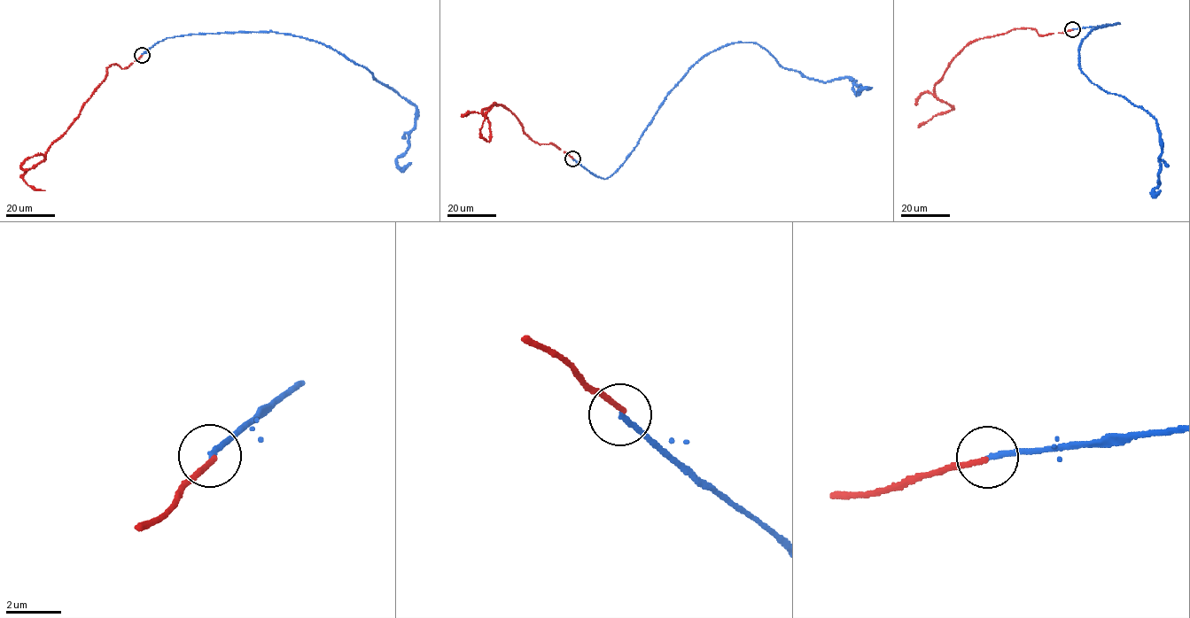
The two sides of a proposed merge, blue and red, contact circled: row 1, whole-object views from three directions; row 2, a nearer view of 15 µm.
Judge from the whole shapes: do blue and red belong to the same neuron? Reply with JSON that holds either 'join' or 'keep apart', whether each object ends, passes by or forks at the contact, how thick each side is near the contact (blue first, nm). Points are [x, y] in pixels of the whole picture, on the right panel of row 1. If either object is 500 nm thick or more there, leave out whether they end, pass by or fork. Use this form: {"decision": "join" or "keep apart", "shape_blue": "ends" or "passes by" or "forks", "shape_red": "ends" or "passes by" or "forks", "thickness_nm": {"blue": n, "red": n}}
{"decision": "keep apart", "shape_blue": "ends", "shape_red": "ends", "thickness_nm": {"blue": 170, "red": 170}}

